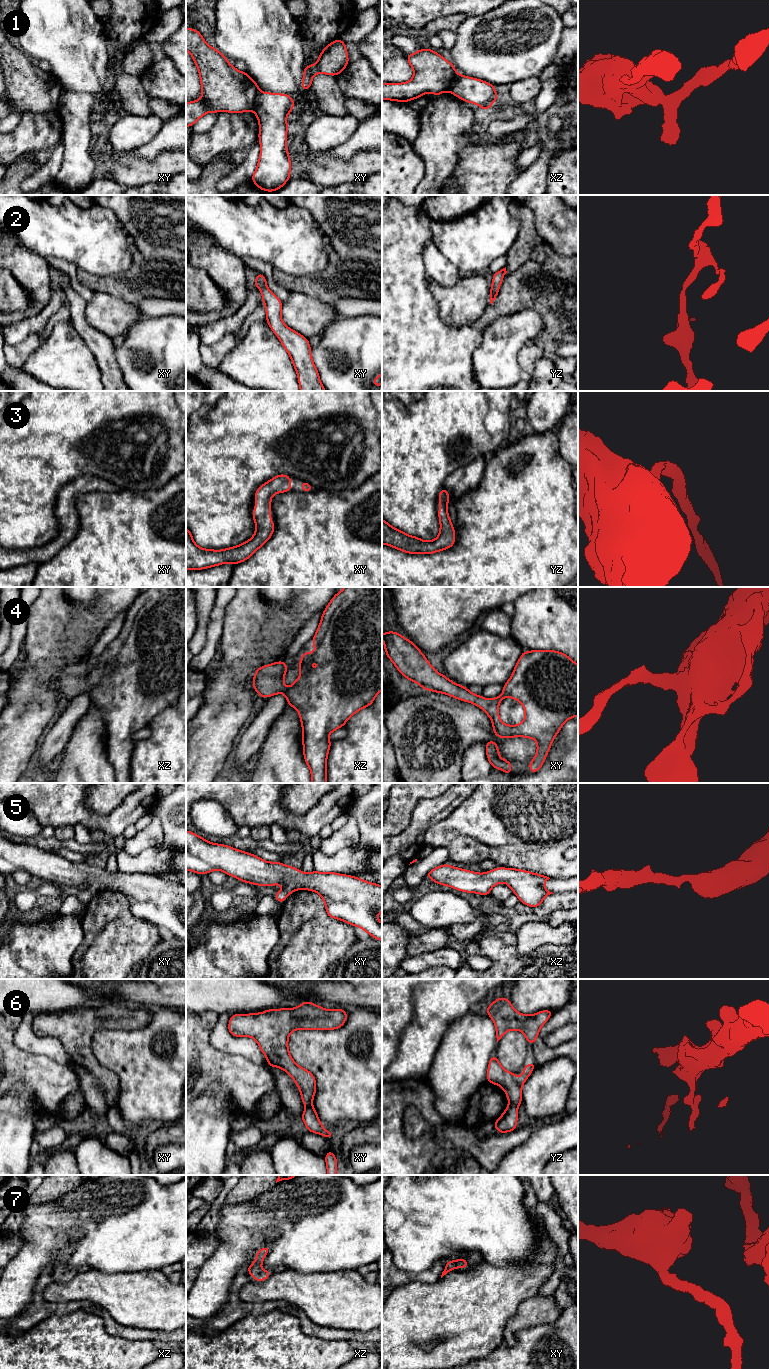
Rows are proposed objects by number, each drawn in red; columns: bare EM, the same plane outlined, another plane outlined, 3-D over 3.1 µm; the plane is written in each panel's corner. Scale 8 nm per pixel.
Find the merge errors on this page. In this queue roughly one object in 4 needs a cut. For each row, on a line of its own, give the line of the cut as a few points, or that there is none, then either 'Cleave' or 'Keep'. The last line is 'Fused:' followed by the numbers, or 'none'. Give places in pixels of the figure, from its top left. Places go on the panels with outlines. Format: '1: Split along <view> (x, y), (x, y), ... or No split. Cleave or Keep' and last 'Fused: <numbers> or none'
1: Split along xy (260, 92), (256, 97), (256, 103), (252, 110). Cleave
2: No split. Keep
3: No split. Keep
4: No split. Keep
5: No split. Keep
6: Split along yz (509, 1104), (516, 1106). Cleave
7: No split. Keep
Fused: 1, 6

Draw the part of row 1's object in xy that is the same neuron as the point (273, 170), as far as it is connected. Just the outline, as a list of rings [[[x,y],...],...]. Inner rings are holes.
[[[260,92],[256,97],[253,111],[259,121],[261,150],[252,182],[263,191],[276,191],[291,178],[286,117],[293,107],[294,100],[288,94]]]

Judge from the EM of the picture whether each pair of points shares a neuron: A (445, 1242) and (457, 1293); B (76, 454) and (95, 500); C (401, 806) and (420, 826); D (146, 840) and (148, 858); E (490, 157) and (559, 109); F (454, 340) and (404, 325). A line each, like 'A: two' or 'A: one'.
A: two
B: two
C: two
D: two
E: two
F: one

